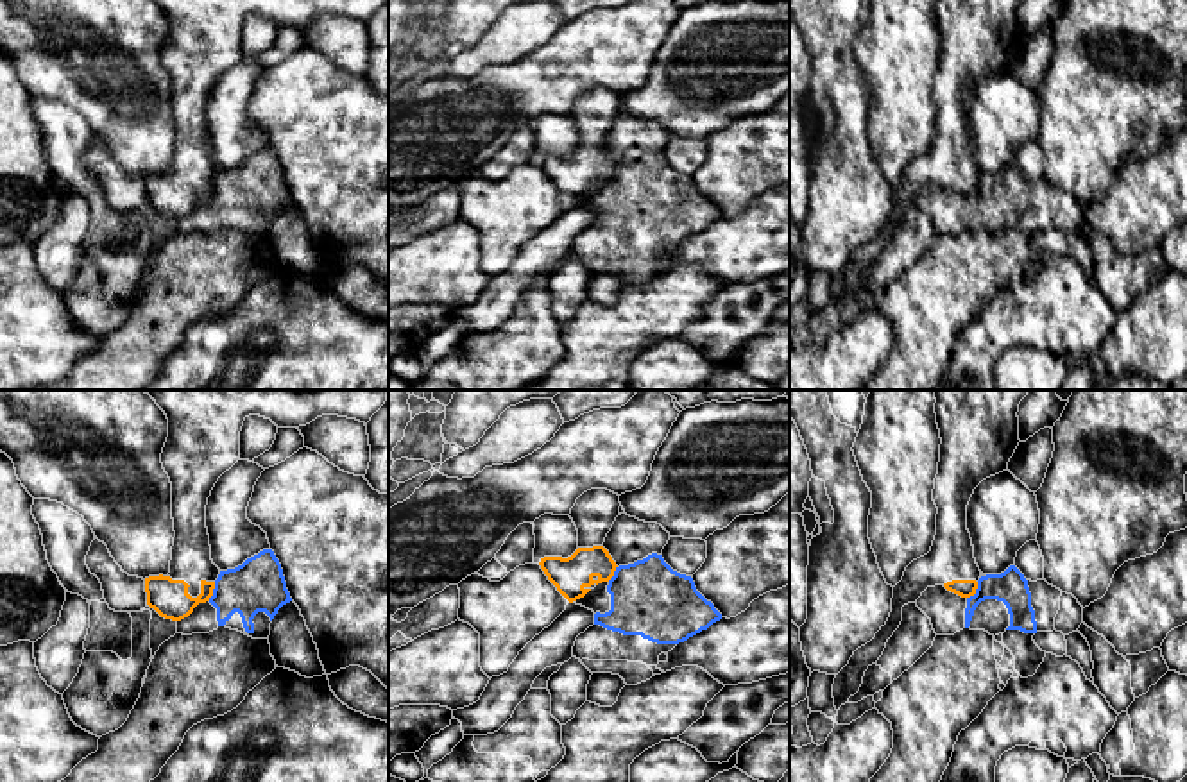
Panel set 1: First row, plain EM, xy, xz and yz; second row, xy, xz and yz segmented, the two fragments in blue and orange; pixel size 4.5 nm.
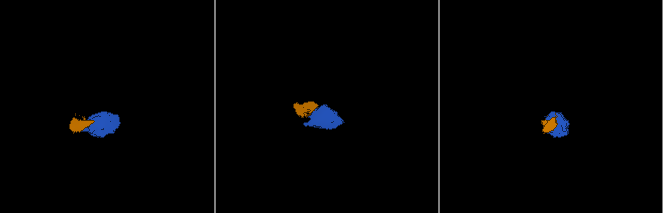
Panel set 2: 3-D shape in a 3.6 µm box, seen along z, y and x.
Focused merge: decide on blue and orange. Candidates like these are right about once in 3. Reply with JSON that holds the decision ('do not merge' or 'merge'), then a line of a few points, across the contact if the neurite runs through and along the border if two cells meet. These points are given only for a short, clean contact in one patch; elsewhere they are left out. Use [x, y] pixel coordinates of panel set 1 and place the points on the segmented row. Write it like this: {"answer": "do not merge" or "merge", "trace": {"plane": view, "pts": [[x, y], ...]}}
{"answer": "do not merge", "trace": {"plane": "yz", "pts": [[978, 582], [976, 591], [967, 598]]}}

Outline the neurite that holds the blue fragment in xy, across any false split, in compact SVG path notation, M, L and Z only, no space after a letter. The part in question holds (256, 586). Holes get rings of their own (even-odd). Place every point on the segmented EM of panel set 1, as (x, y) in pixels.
M263 549L238 567L220 571L213 596L177 621L177 633L209 633L226 626L269 639L274 616L290 601L279 560L272 549Z

